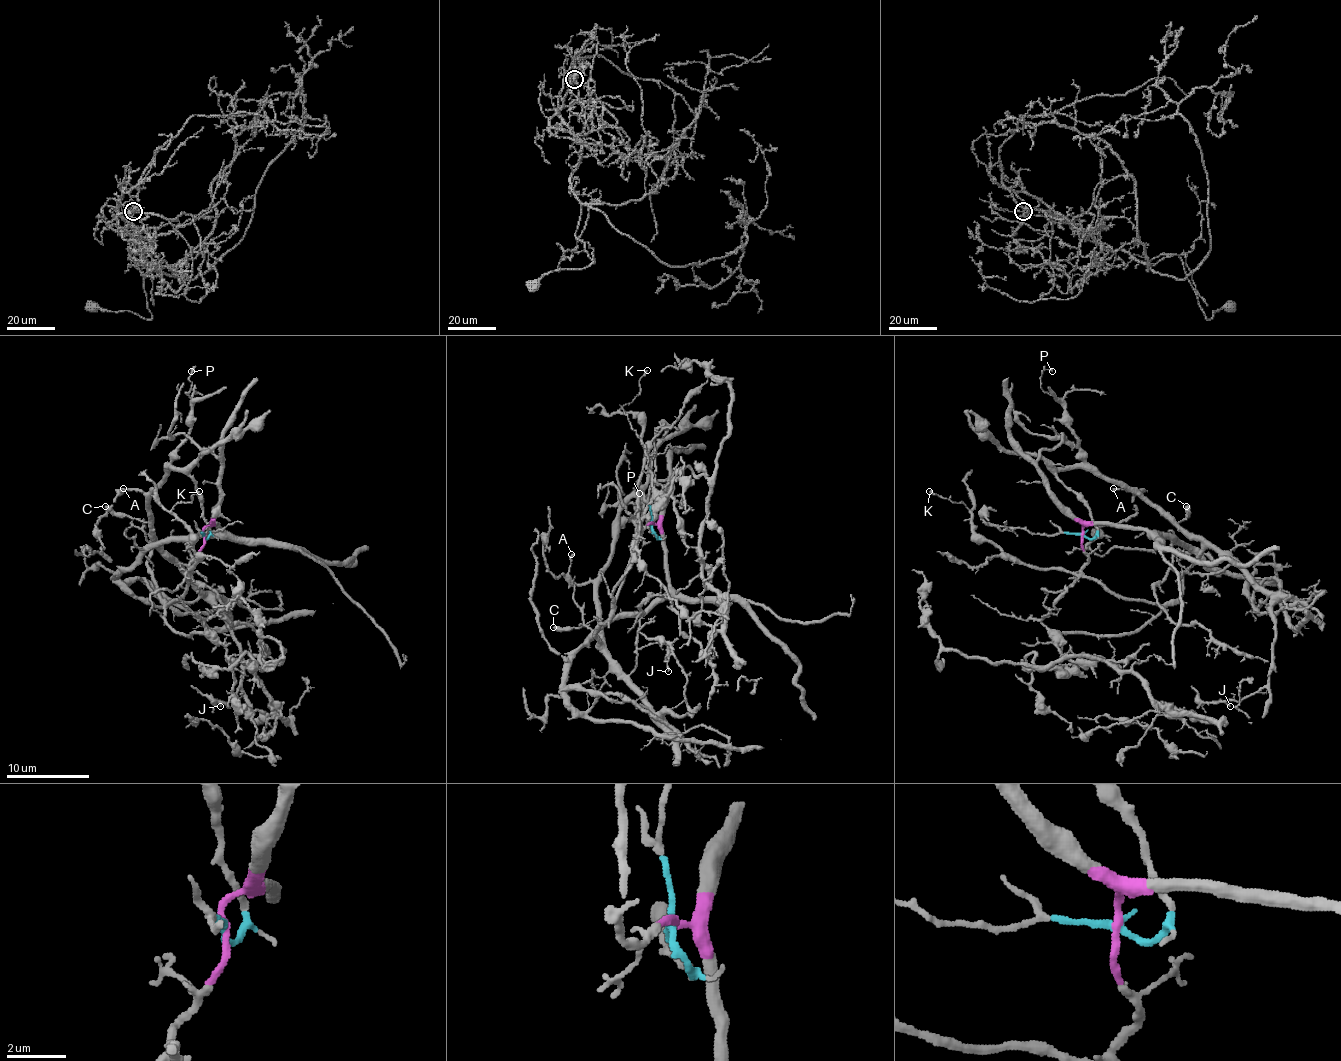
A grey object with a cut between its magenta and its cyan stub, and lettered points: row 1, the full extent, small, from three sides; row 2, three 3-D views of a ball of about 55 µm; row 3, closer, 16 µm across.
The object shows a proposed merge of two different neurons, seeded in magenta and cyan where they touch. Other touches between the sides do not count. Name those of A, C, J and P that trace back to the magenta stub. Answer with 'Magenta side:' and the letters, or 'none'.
Magenta side: none

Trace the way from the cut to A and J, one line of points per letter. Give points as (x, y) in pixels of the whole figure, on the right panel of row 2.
A: (1083, 533), (1096, 533), (1089, 508), (1056, 473), (1096, 467), (1143, 490), (1112, 488)
J: (1083, 533), (1089, 508), (1056, 477), (1096, 467), (1272, 597), (1268, 682), (1214, 701), (1230, 705)

